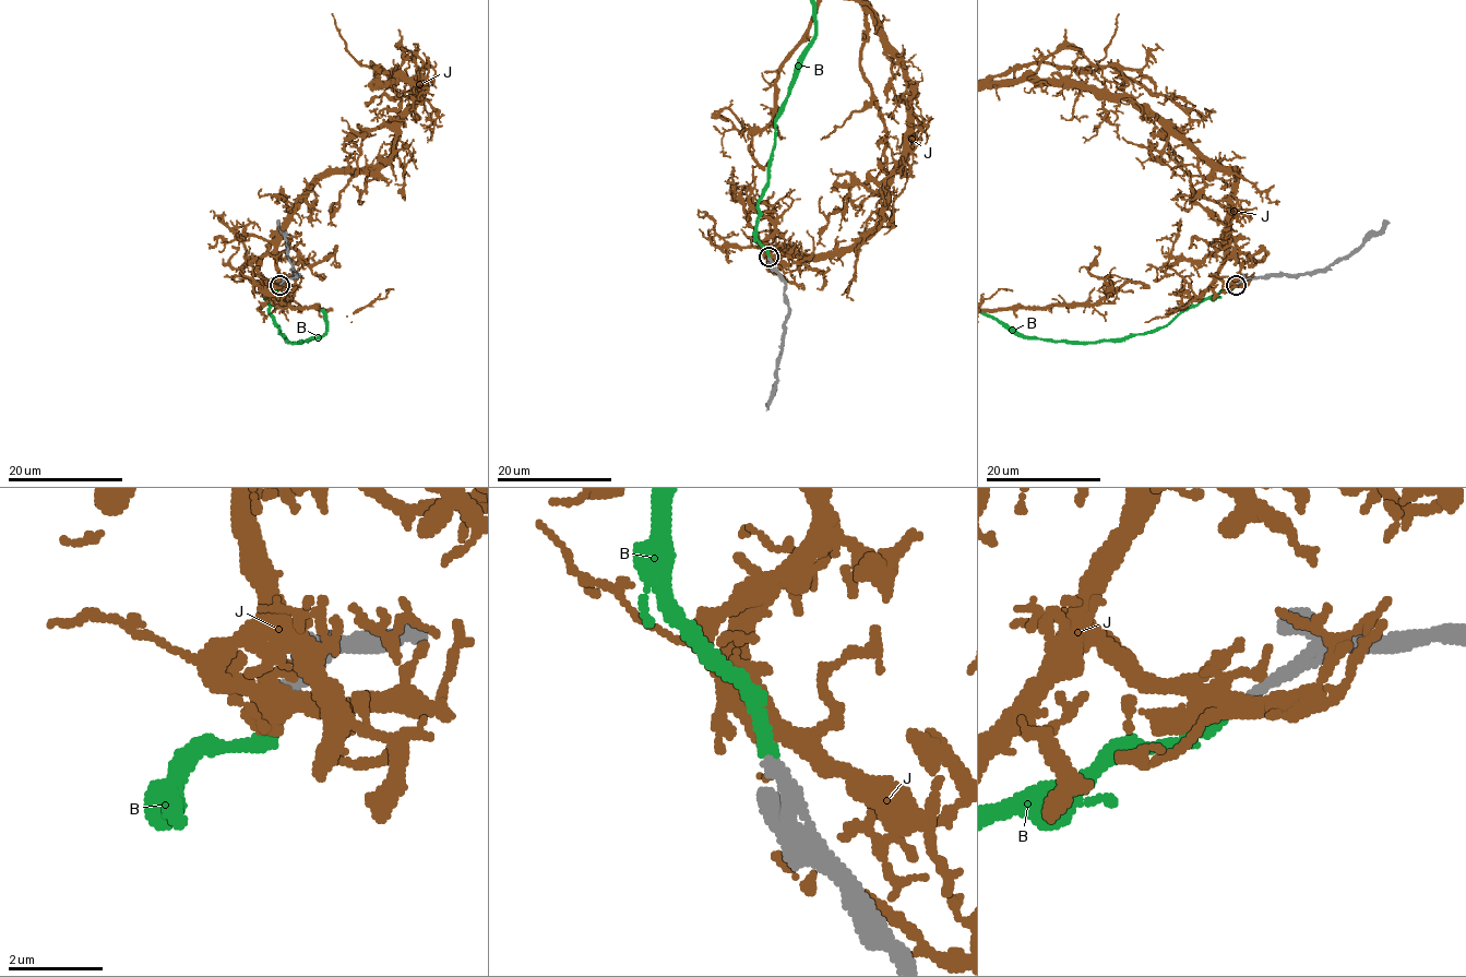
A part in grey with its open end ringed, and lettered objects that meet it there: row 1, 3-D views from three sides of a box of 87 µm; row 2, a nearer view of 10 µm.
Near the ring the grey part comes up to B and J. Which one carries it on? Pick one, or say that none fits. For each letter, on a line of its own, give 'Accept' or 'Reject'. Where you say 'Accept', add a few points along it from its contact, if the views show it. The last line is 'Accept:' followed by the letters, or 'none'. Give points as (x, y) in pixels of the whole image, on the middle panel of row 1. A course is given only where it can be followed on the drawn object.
B: Accept
J: Reject
Accept: B

